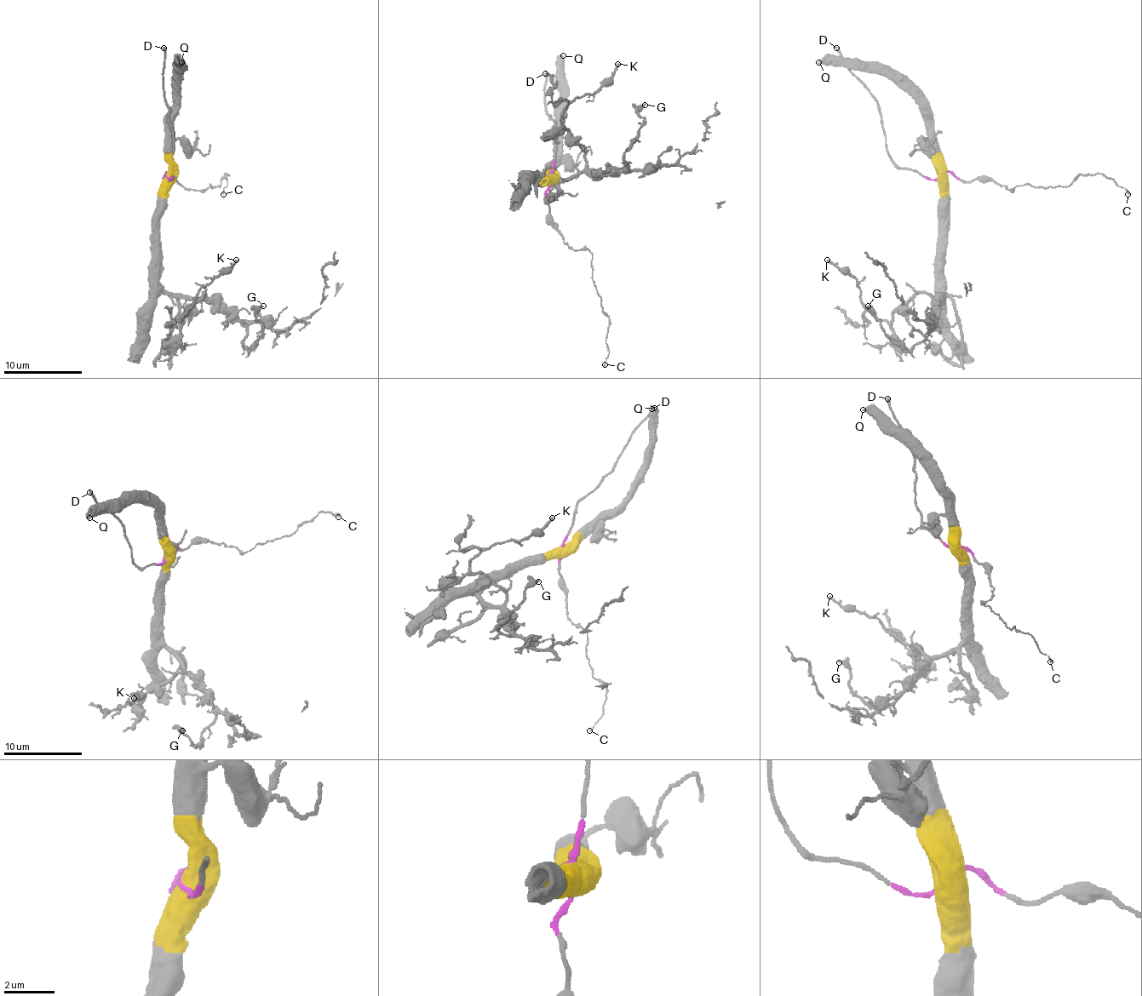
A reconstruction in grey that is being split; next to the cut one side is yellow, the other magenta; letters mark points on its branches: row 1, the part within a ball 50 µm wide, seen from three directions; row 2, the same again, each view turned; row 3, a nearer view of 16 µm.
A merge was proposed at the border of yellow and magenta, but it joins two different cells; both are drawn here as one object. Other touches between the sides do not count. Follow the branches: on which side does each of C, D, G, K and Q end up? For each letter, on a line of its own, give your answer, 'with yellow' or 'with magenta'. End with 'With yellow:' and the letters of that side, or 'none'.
C: with magenta
D: with magenta
G: with yellow
K: with yellow
Q: with yellow
With yellow: G, K, Q

